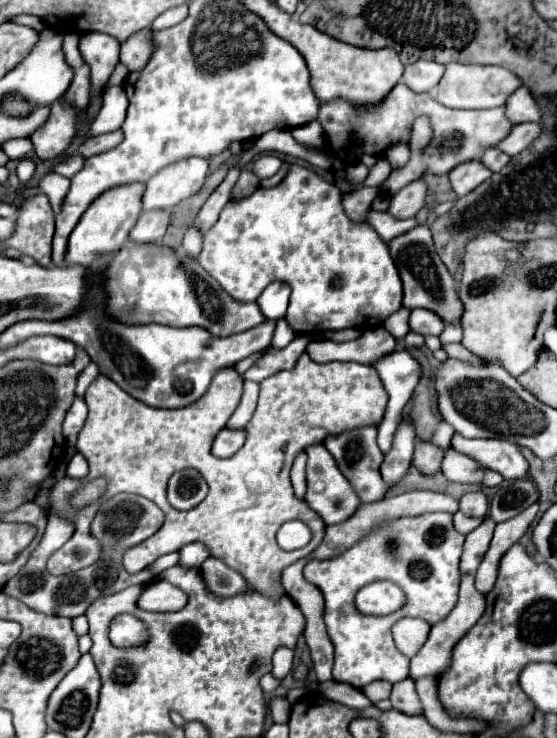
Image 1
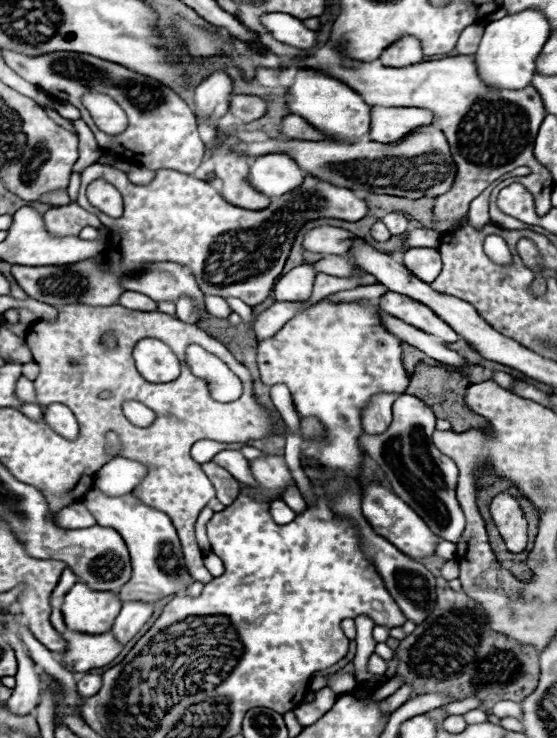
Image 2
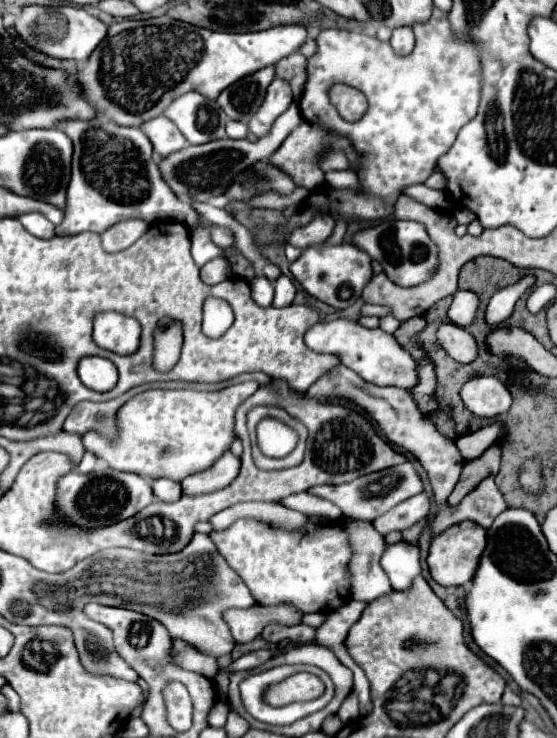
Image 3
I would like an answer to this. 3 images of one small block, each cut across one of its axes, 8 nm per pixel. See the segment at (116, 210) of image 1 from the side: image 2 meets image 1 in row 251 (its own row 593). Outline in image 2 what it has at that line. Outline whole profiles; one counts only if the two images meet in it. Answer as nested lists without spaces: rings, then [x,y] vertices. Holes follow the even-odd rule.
[[[76,582],[64,596],[62,614],[70,630],[78,632],[108,632],[118,616],[122,600],[116,592],[92,590],[82,582]]]

